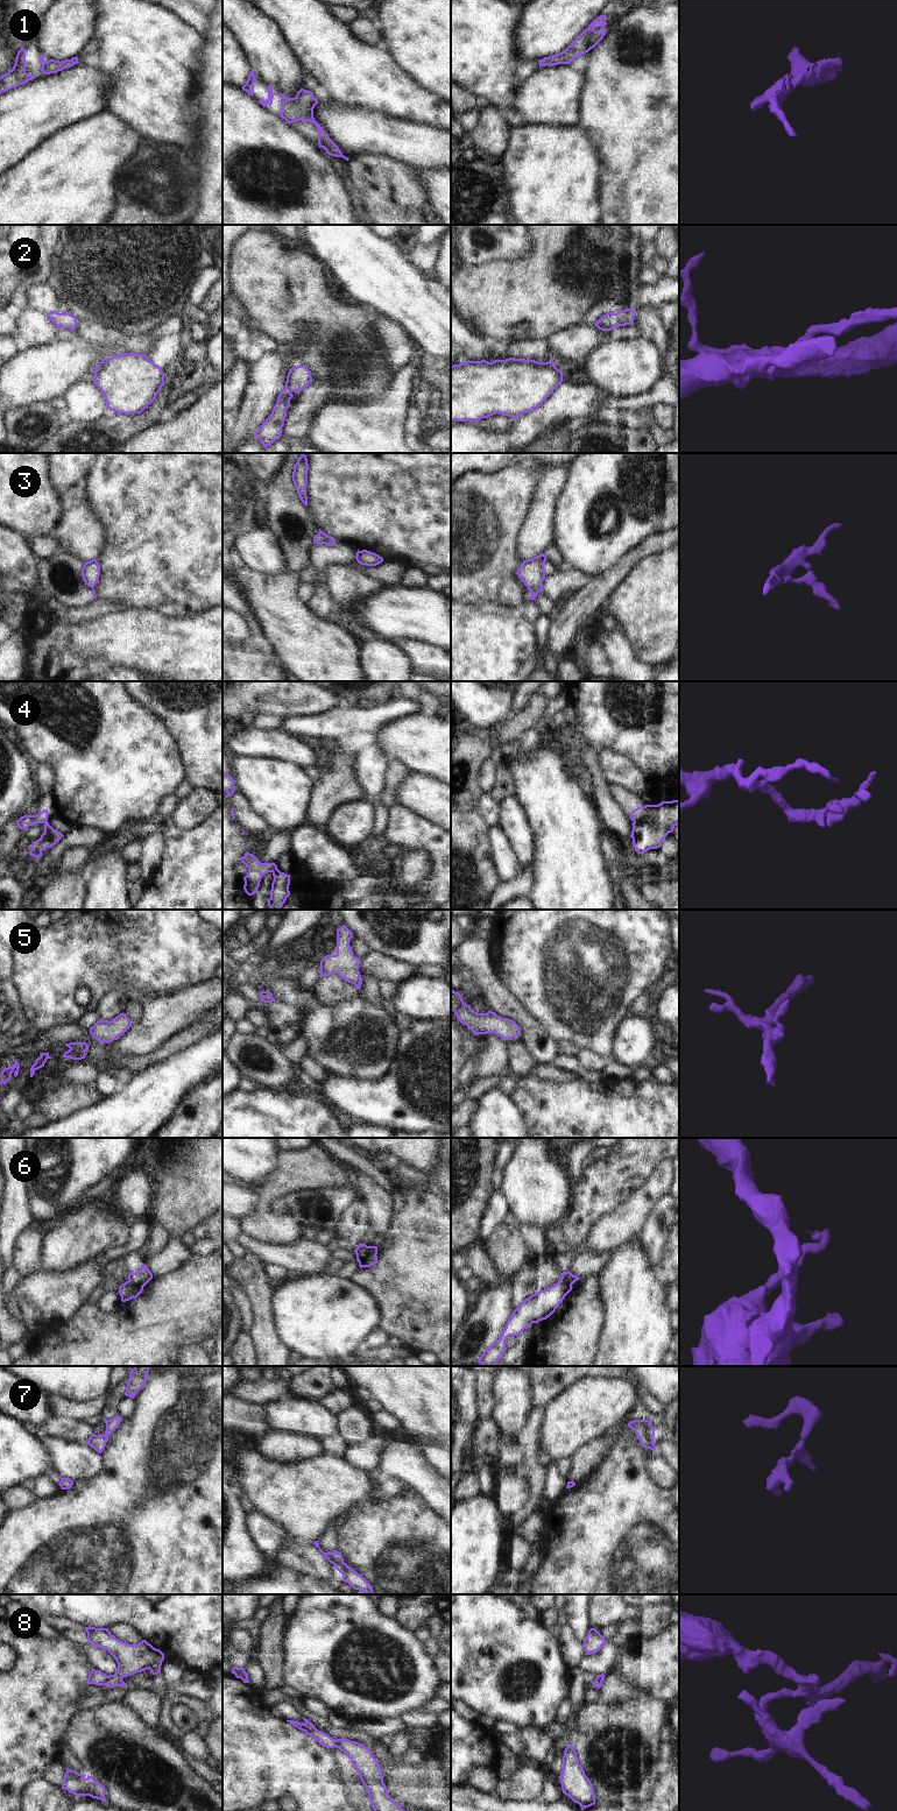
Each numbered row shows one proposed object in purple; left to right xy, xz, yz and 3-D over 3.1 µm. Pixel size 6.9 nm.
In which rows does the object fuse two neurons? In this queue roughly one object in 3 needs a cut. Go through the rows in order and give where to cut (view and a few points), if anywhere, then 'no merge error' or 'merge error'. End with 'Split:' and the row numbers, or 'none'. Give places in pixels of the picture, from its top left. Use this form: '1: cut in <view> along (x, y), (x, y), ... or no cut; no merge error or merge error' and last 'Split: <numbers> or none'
1: no cut; no merge error
2: no cut; no merge error
3: cut in xz along (320, 530), (324, 543); merge error
4: cut in yz along (636, 808), (638, 819), (634, 821); merge error
5: no cut; no merge error
6: cut in xy along (128, 1280), (143, 1286); merge error
7: no cut; no merge error
8: cut in xy along (108, 1676), (103, 1684); merge error
Split: 3, 4, 6, 8

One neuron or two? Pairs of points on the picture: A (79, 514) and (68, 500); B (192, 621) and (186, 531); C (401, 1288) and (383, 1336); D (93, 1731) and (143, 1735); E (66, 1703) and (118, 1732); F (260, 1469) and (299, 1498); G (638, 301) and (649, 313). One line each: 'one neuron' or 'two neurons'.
A: one neuron
B: two neurons
C: two neurons
D: one neuron
E: two neurons
F: one neuron
G: two neurons

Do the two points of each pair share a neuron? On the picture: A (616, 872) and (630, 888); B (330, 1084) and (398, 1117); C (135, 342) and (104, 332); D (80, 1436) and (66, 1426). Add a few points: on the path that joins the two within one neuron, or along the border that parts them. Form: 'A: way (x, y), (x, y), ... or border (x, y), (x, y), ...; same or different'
A: border (629, 869), (621, 881), (622, 897); different
B: way (347, 1095), (359, 1099), (381, 1103); same
C: way (127, 340), (112, 338); same
D: way (77, 1433), (70, 1428); same

